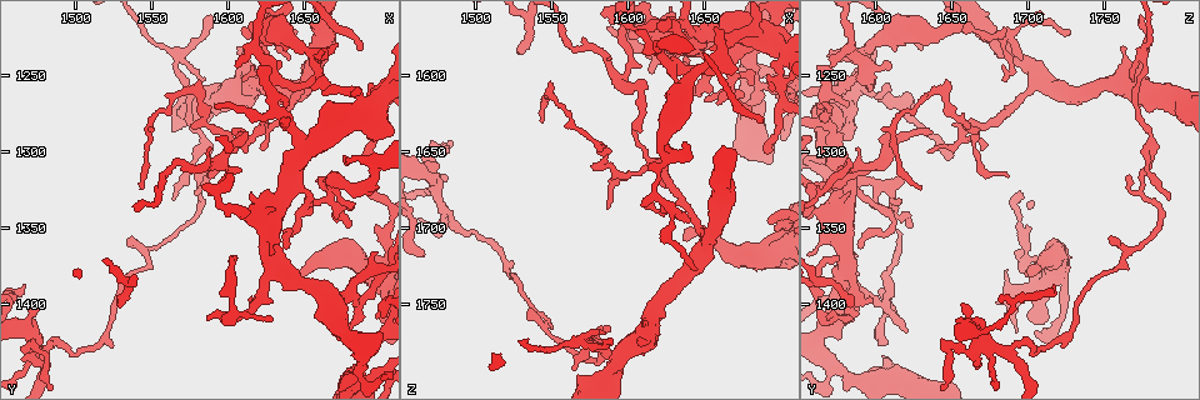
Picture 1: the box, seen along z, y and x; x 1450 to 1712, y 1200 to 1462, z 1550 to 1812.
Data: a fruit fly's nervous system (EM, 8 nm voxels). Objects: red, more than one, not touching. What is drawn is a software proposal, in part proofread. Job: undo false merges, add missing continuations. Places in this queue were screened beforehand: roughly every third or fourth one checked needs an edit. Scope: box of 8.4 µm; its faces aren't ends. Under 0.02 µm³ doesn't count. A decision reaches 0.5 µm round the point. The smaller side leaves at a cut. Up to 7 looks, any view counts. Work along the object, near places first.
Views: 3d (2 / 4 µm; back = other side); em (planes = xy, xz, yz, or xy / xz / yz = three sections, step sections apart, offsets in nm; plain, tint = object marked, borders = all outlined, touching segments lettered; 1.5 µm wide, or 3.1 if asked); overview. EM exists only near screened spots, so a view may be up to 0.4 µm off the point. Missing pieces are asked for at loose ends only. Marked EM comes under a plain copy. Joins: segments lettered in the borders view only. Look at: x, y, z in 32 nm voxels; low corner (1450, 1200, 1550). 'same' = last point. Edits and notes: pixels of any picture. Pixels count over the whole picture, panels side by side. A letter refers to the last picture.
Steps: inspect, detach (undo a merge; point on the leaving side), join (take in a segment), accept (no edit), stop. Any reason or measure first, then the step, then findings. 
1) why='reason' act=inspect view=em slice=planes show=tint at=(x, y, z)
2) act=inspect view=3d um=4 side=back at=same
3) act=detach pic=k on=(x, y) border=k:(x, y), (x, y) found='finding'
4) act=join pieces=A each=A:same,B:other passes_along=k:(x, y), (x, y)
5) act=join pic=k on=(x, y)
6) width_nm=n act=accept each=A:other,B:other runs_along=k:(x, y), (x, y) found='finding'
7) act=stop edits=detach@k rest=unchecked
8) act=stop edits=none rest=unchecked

act=inspect view=em slice=planes show=borders at=(1688, 1270, 1570)

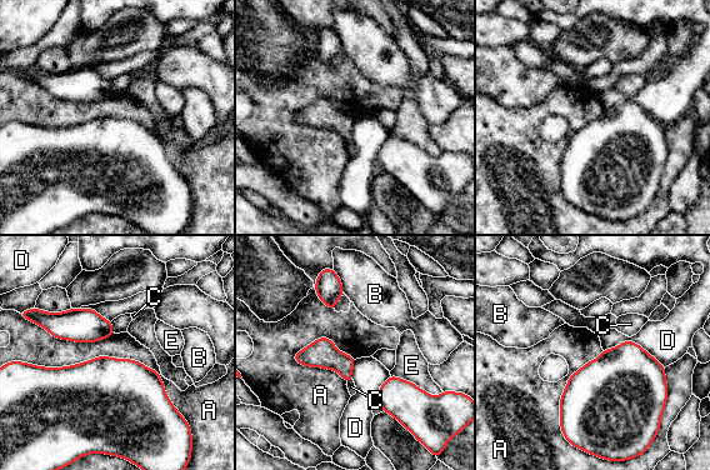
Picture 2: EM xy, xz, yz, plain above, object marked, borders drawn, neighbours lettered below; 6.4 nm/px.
longest_contact=A:1100nm act=accept each=A:other,B:other,C:other,D:other,E:other border=2:(29, 363), (135, 359), (188, 424) found='all the same cell'

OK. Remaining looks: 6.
why='stops while still wide' act=inspect view=3d um=4 at=(1610, 1230, 1762)

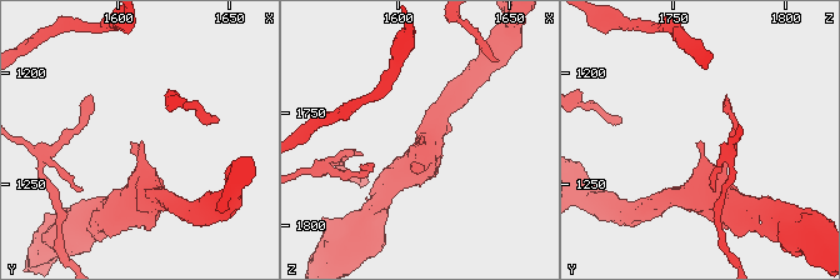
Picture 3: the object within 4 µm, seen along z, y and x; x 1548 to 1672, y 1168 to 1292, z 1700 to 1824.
why='need the tissue' act=inspect view=em slice=planes show=tint at=(1610, 1231, 1761)

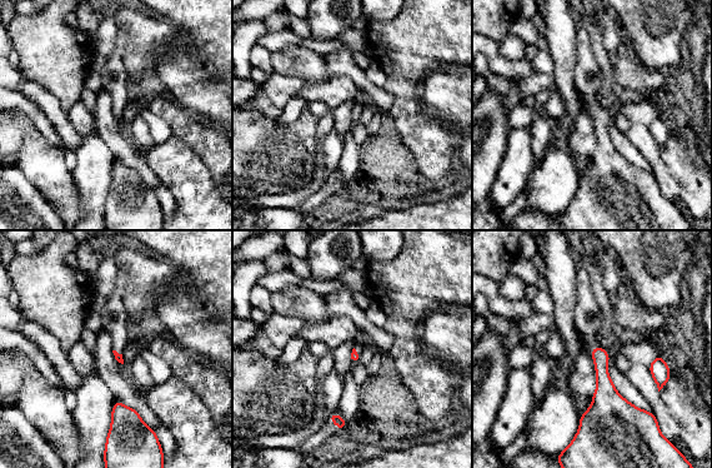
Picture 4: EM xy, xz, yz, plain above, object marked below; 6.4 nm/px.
why='what lies round it' act=inspect view=em slice=planes show=borders at=same

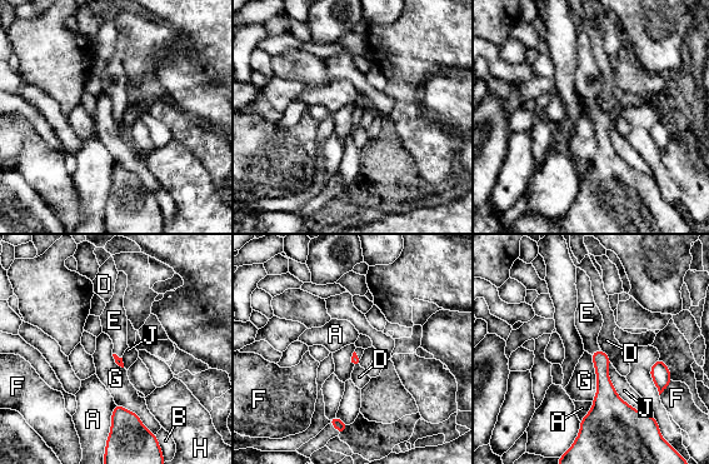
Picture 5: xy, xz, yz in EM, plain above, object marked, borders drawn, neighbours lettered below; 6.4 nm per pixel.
act=join pieces=E each=A:other,B:other,D:other,E:same,F:other,G:other,H:other,J:other found='the cell continues'

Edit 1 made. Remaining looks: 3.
why='branch stops here' act=inspect view=3d um=2 at=(1534, 1358, 1754)

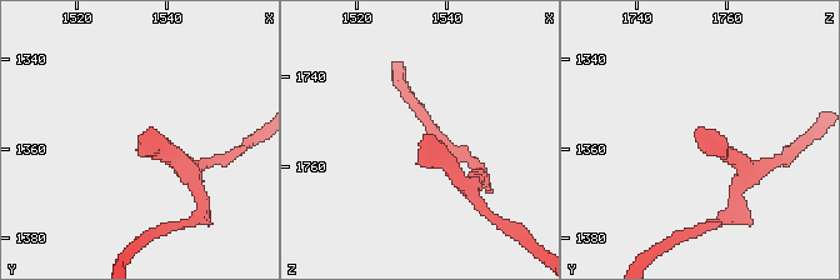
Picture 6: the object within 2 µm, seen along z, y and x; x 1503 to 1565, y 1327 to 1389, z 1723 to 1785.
act=inspect view=em slice=xy step=8 show=borders at=(1535, 1357, 1753)

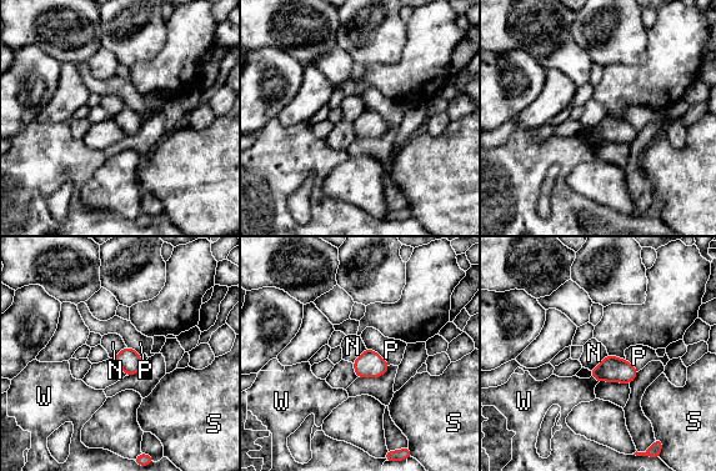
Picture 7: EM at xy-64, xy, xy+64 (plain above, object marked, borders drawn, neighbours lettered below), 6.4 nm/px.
act=accept each=N:other,P:other,S:other,W:other border=7:(607, 354), (590, 370) found='no lettered segment goes on from it'

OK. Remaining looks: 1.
act=stop edits=join@5 rest=unchecked

